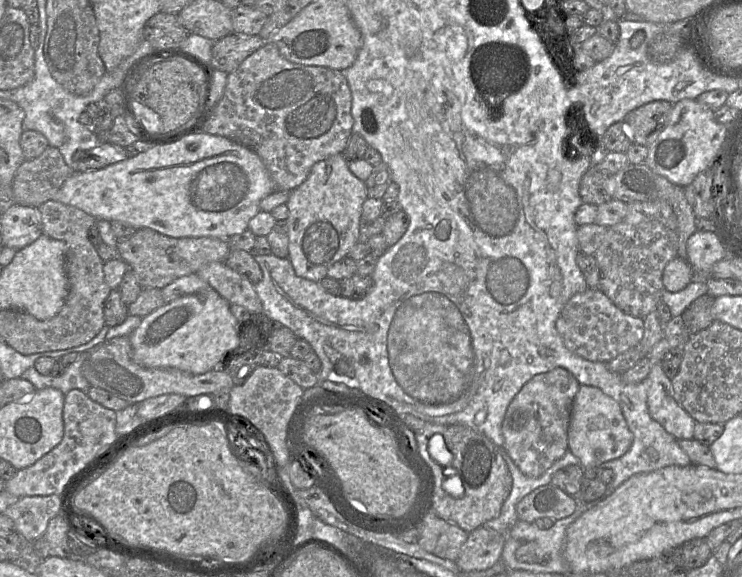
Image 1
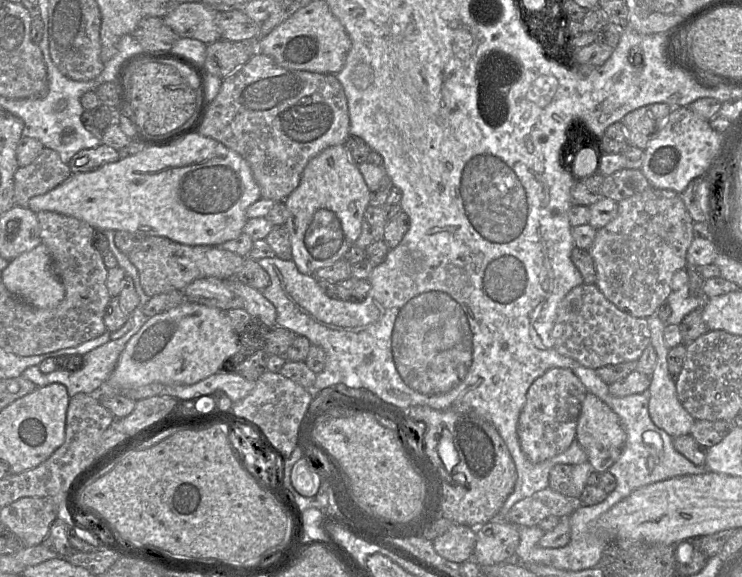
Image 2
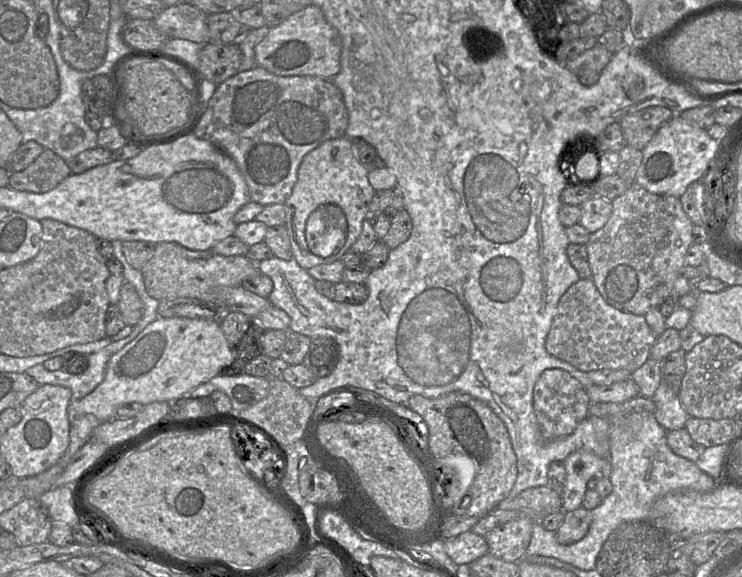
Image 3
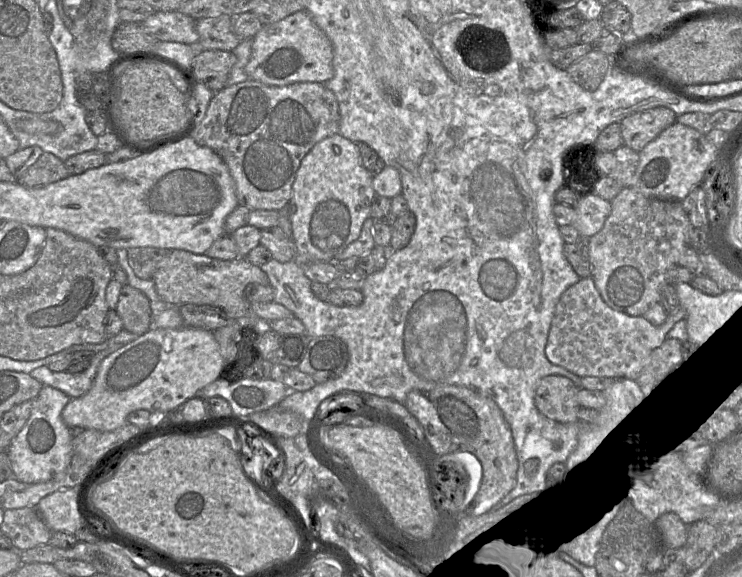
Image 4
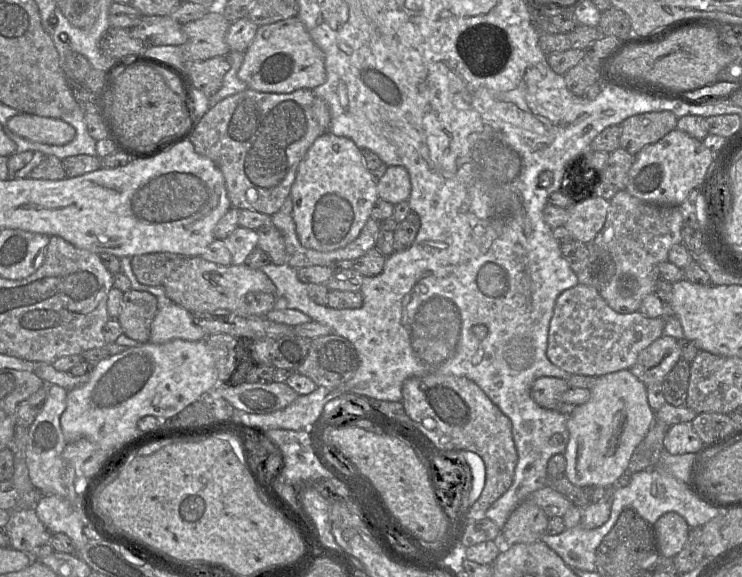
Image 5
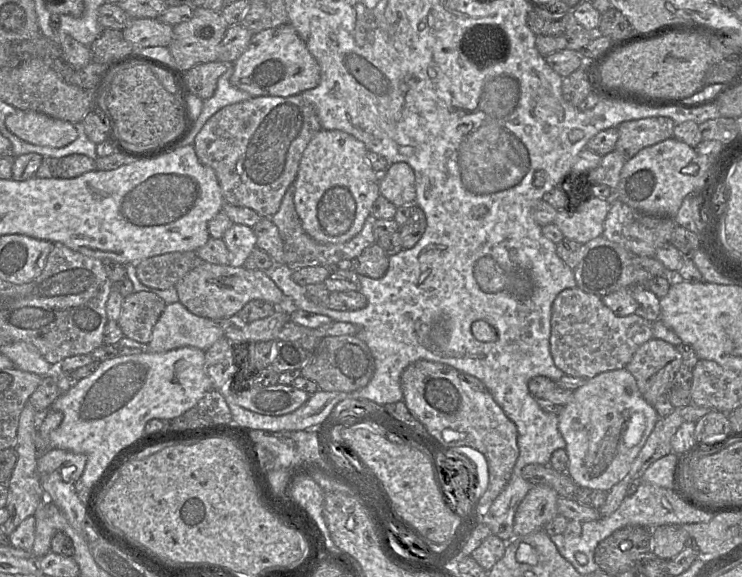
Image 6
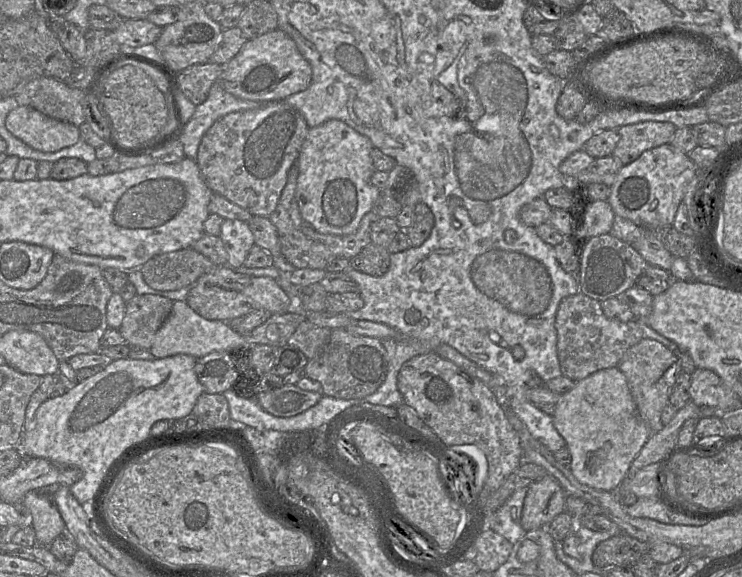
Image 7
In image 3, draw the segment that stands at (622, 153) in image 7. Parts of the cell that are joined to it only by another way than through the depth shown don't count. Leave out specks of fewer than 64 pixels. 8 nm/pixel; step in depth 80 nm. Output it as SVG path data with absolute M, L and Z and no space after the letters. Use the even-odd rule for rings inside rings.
M651 106L625 115L619 123L626 144L643 150L658 129L674 115L672 110L664 106Z

